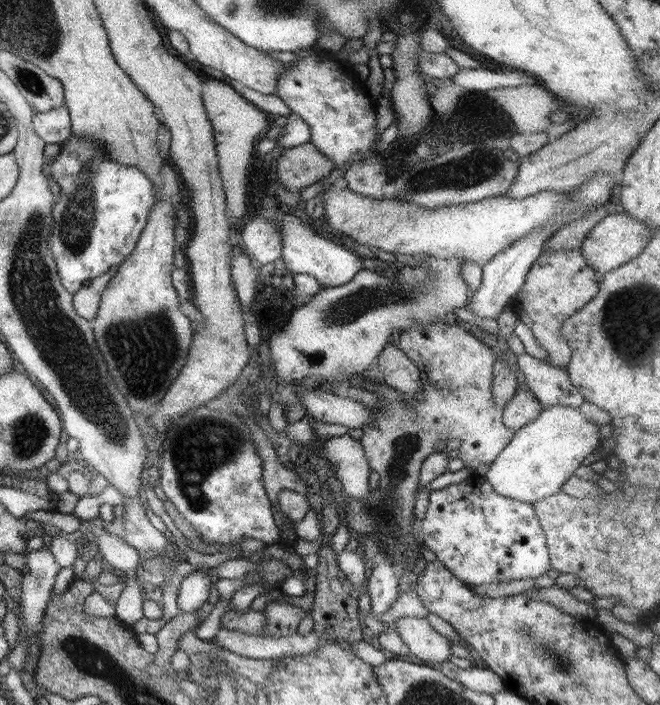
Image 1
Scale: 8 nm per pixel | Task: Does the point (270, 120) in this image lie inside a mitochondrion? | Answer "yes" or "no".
no

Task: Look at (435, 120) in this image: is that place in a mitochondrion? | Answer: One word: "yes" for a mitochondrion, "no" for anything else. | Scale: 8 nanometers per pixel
no

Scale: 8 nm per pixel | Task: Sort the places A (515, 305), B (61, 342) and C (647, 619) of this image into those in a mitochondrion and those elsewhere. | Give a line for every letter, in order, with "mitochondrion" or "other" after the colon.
A: other
B: mitochondrion
C: other

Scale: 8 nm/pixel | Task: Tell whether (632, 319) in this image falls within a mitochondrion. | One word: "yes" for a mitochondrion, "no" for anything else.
yes

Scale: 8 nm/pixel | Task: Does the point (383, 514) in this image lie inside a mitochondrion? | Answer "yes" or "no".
yes

